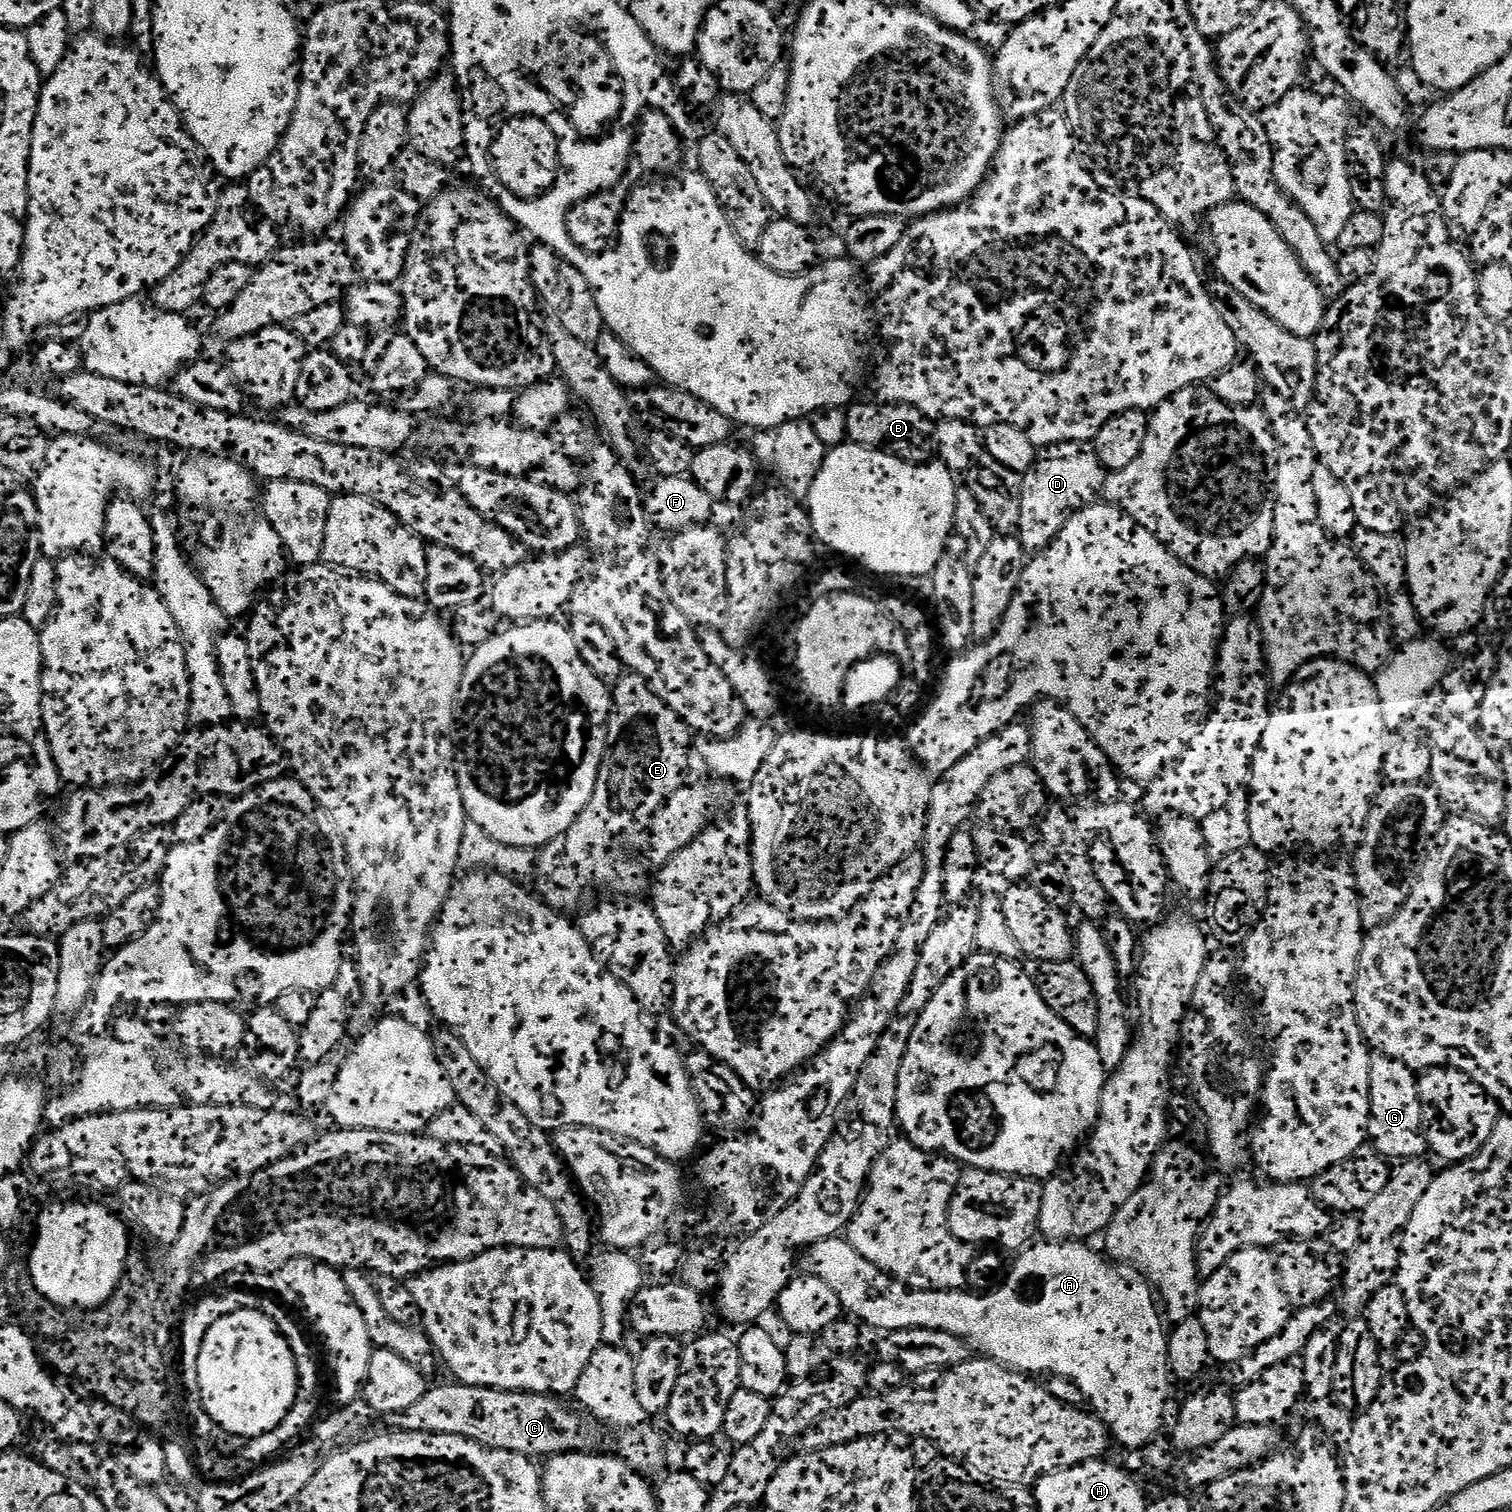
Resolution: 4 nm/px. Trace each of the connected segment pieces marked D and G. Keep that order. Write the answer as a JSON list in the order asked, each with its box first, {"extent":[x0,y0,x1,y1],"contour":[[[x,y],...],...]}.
[{"extent":[1015,442,1106,554],"contour":[[[1088,442],[1051,444],[1039,453],[1036,465],[1023,473],[1022,514],[1018,518],[1015,535],[1020,537],[1024,551],[1029,554],[1047,548],[1066,526],[1068,519],[1081,508],[1088,508],[1101,499],[1106,473],[1098,454]]]},{"extent":[1366,1054,1429,1162],"contour":[[[1376,1054],[1370,1062],[1370,1110],[1366,1136],[1370,1144],[1376,1147],[1373,1148],[1375,1155],[1389,1162],[1418,1160],[1429,1151],[1418,1098],[1417,1073],[1389,1056]]]}]

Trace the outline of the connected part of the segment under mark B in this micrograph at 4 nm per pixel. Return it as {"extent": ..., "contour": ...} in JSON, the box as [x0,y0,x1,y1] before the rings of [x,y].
{"extent":[846,402,936,464],"contour":[[[853,402],[846,409],[846,430],[851,443],[890,454],[911,464],[926,464],[936,456],[936,424],[914,406]]]}

